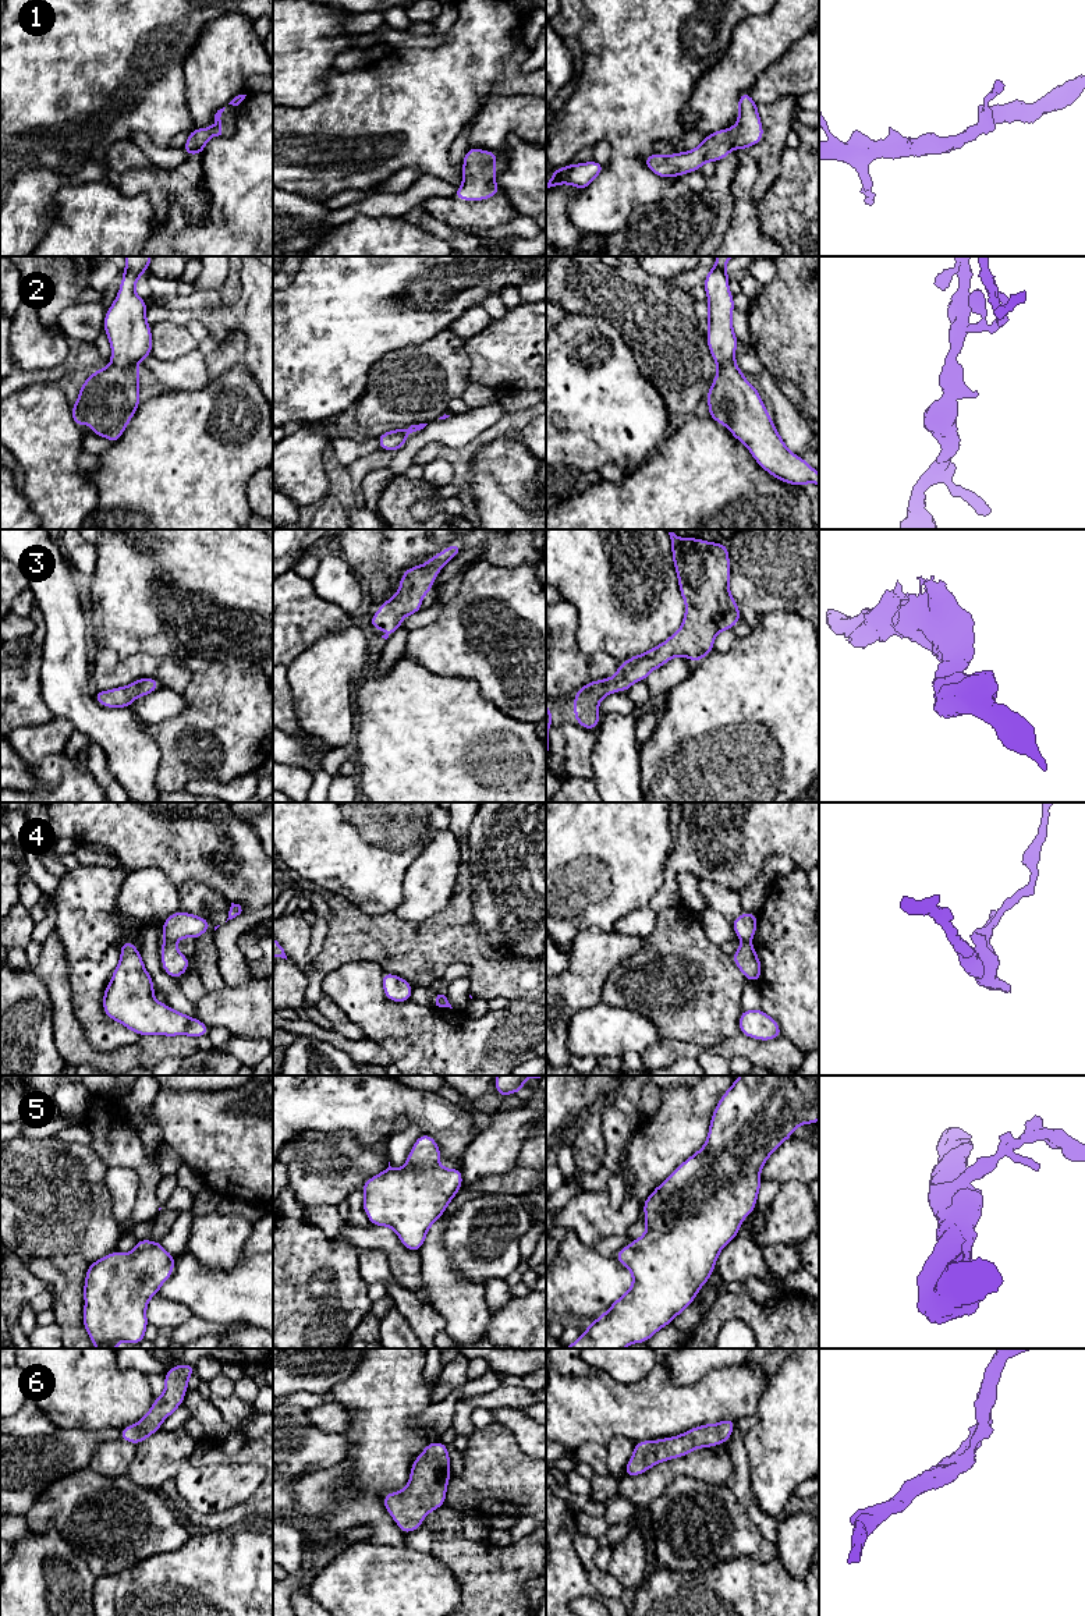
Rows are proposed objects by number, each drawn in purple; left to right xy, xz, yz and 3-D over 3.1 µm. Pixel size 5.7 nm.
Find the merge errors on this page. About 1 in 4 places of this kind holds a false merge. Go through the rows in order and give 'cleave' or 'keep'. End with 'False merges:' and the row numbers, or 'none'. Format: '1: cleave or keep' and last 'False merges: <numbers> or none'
1: keep
2: keep
3: keep
4: cleave
5: keep
6: keep
False merges: 4

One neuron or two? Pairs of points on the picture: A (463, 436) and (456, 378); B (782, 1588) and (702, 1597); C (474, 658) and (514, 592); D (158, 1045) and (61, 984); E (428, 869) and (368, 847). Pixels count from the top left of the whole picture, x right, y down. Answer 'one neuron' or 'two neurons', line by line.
A: two neurons
B: one neuron
C: one neuron
D: one neuron
E: two neurons

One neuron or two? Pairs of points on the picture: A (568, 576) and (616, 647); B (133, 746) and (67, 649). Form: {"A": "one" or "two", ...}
{"A": "one", "B": "one"}

